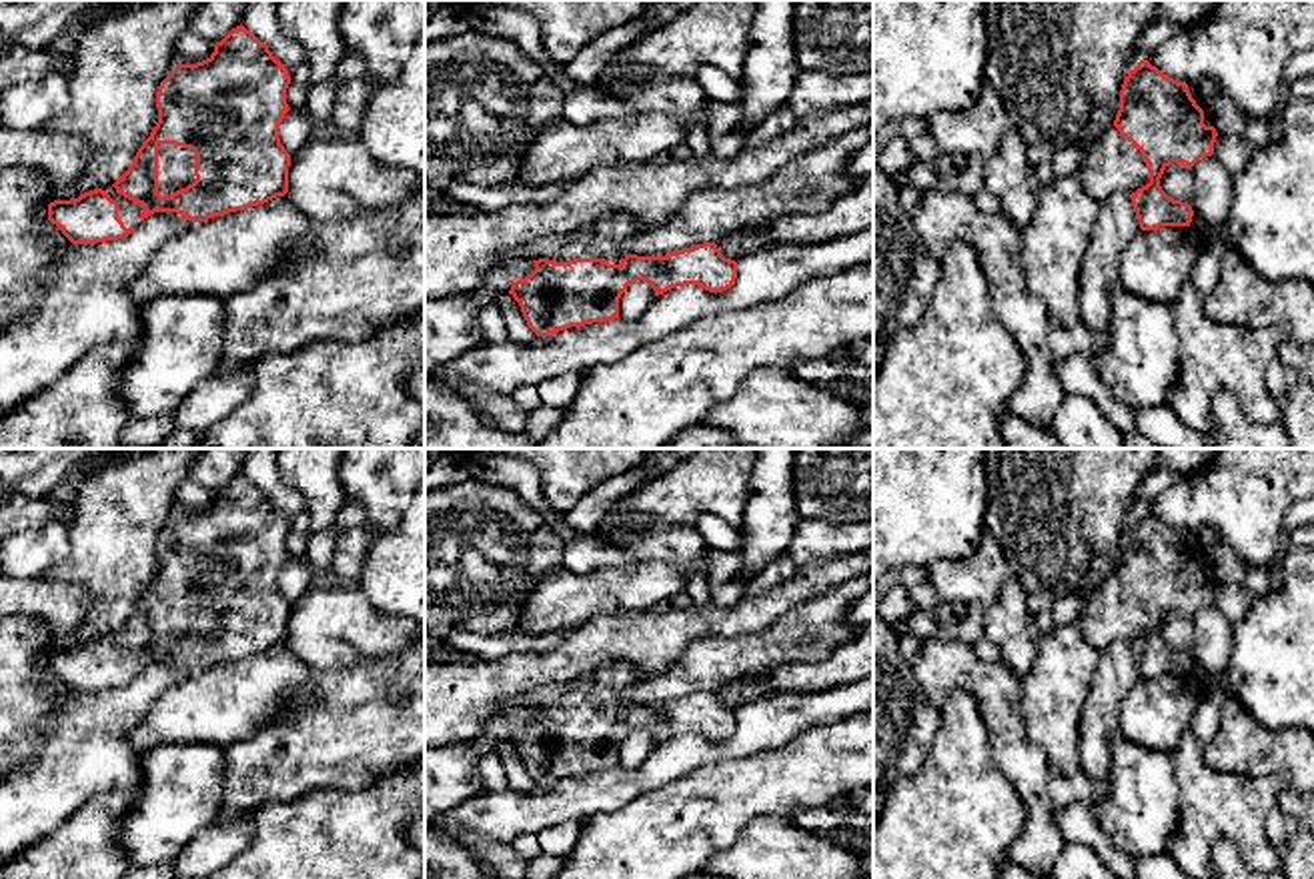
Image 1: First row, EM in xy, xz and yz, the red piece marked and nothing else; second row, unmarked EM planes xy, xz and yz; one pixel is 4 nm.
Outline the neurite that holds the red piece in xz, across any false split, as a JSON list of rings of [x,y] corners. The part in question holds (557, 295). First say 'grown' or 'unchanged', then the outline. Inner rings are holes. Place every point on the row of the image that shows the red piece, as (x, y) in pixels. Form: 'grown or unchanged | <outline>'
grown | [[[603,218],[513,248],[507,258],[535,262],[535,270],[509,290],[529,328],[537,336],[551,336],[619,318],[619,298],[637,280],[647,282],[655,296],[685,284],[709,292],[733,286],[737,262],[725,258],[715,242],[665,256],[625,254],[621,244],[645,228],[637,218]]]

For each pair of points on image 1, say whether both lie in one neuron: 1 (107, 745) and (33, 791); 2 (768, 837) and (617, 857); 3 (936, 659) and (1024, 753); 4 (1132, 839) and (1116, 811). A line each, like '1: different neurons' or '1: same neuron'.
1: same neuron
2: different neurons
3: same neuron
4: same neuron

